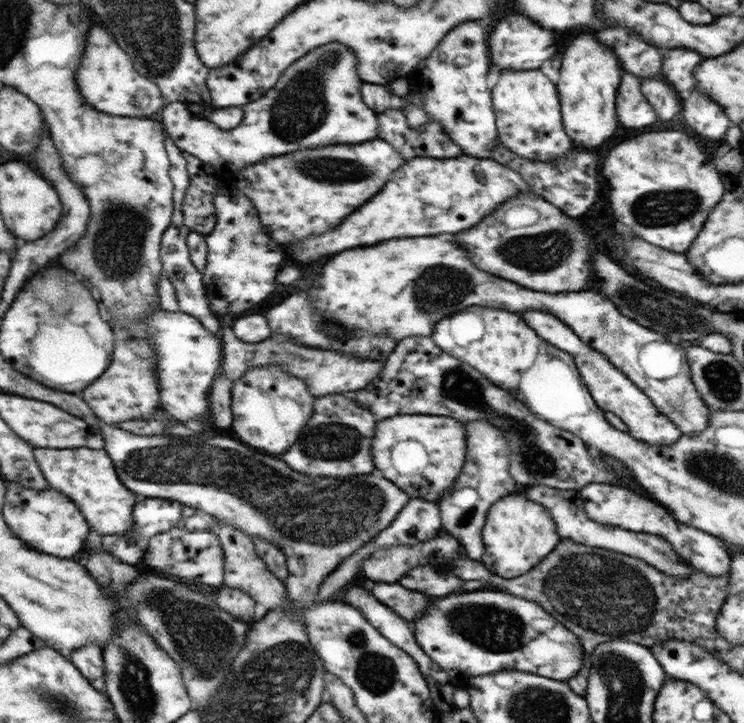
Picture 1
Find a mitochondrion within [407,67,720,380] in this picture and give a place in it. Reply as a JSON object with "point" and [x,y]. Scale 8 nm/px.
{"point":[639,298]}

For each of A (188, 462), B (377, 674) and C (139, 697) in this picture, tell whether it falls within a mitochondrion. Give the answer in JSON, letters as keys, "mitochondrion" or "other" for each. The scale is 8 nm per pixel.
{"A":"mitochondrion","B":"mitochondrion","C":"mitochondrion"}

